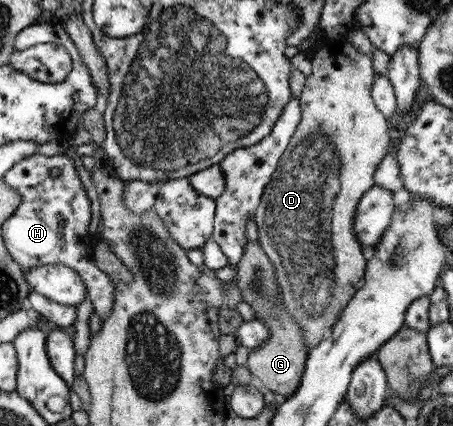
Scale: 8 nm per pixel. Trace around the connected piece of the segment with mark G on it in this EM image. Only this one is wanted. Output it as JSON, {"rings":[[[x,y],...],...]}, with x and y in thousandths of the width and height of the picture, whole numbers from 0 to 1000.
{"rings":[[[570,566],[545,570],[523,629],[523,671],[536,711],[554,714],[567,746],[594,772],[589,803],[550,824],[543,862],[567,899],[603,915],[618,937],[629,937],[647,927],[664,899],[682,817],[669,803],[669,779],[656,756],[647,756],[647,746],[629,732],[629,718],[616,714],[616,690],[607,681],[607,629]]]}

